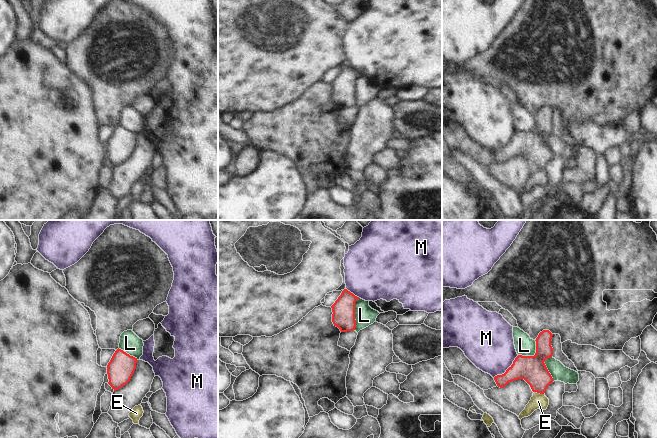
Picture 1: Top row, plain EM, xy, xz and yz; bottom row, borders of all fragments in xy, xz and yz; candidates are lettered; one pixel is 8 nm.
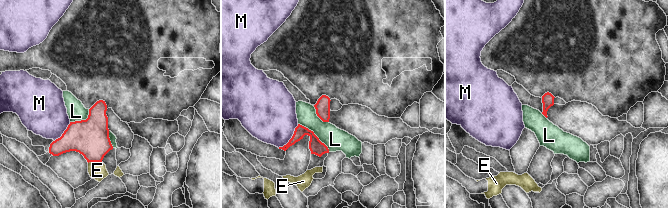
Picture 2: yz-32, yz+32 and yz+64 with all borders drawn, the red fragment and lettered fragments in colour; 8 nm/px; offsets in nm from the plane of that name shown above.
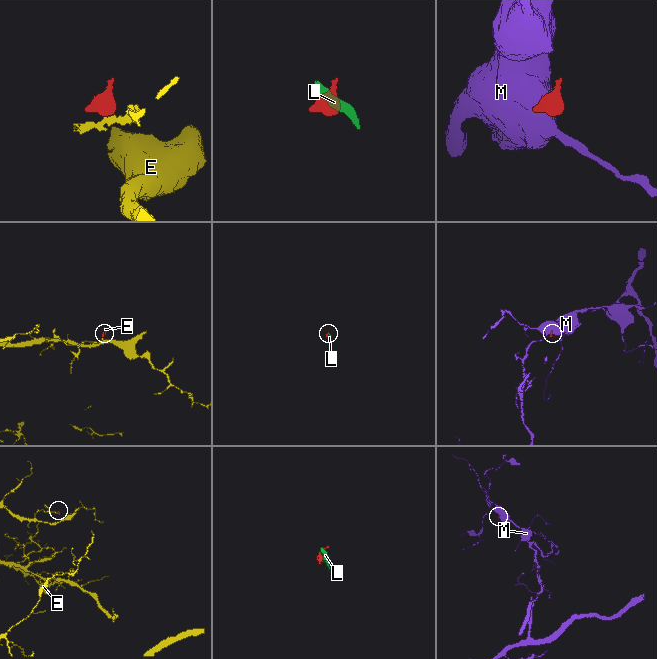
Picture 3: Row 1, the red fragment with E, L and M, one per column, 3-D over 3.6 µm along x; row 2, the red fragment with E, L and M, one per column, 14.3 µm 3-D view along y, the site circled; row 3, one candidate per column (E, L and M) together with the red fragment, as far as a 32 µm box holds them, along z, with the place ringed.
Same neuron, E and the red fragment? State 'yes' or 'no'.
no

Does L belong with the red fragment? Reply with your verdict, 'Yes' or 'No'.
No.

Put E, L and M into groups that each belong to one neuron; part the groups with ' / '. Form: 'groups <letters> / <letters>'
groups E / L / M

